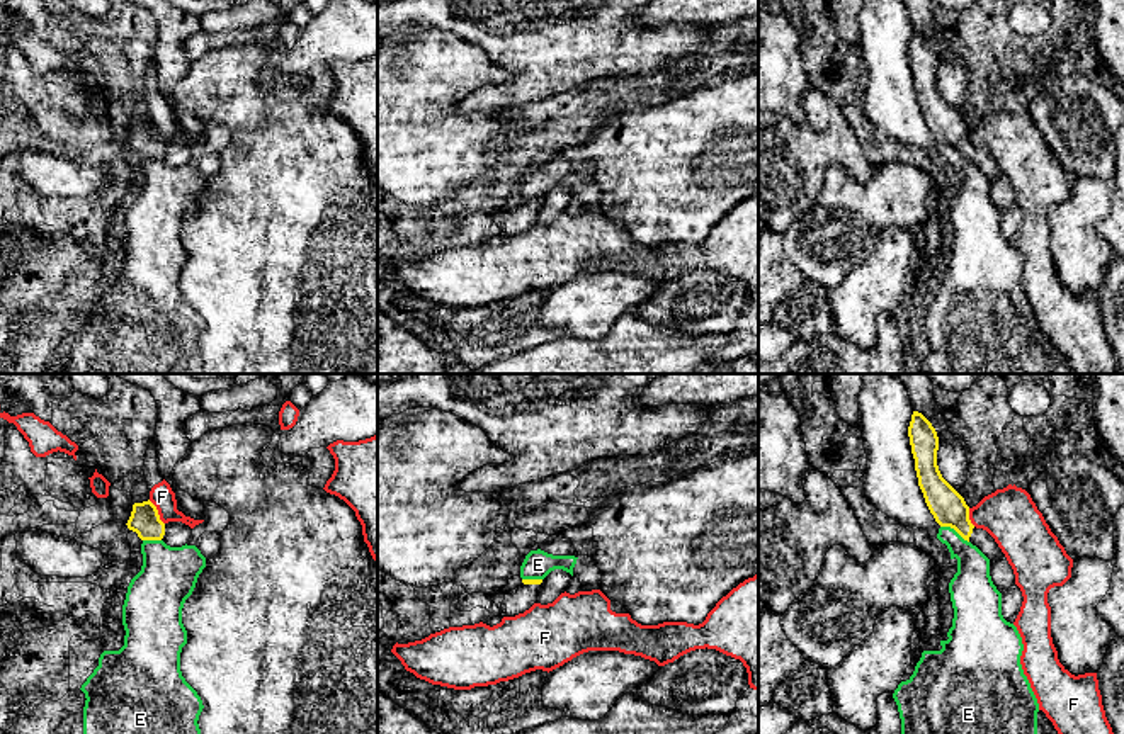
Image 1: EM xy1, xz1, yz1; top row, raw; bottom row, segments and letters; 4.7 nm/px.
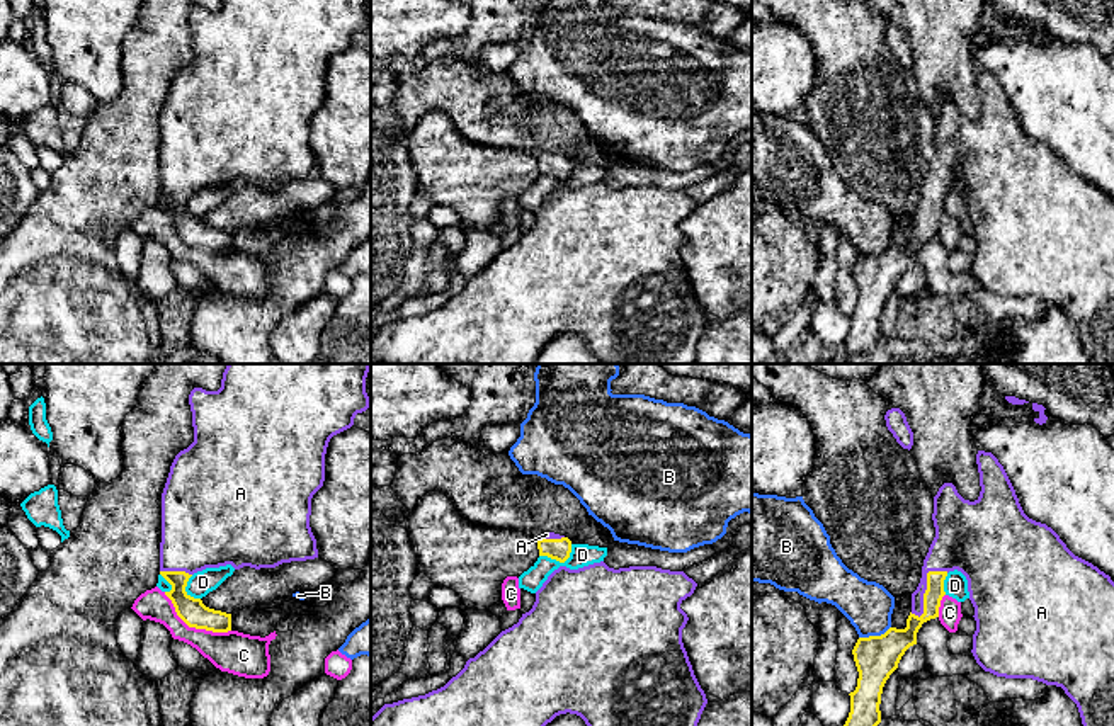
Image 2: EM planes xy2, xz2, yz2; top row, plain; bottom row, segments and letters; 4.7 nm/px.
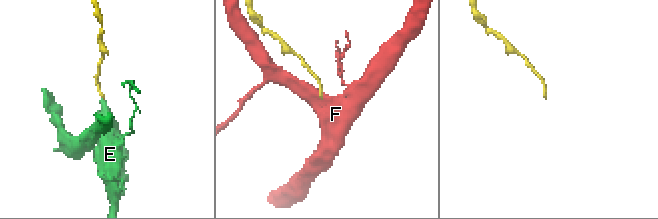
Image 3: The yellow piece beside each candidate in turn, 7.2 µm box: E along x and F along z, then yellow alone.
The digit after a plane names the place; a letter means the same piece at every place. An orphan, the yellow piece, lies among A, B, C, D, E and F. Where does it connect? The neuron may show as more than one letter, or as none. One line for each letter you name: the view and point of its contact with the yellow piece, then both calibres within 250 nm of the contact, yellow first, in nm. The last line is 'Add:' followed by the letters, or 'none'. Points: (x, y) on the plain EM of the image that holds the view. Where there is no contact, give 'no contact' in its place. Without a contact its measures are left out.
A: meets yellow in yz2 at (927, 206); 90 nm thick on the yellow side, 240 nm on the other
Add: A

